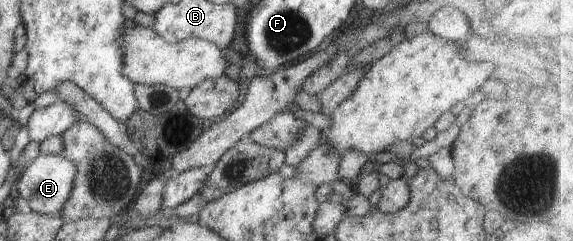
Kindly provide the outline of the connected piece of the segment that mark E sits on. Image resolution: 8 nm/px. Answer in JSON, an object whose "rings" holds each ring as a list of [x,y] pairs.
{"rings":[[[40,154],[31,164],[25,165],[17,181],[17,192],[31,207],[32,212],[44,216],[60,217],[65,202],[69,202],[69,194],[73,192],[73,184],[77,176],[77,166],[63,158],[62,155]]]}

